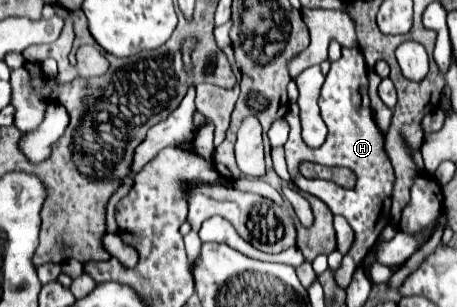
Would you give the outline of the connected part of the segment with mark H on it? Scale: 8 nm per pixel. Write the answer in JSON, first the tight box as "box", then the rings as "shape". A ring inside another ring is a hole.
{"box":[284,48,394,288],"shape":[[[342,48],[342,56],[340,56],[340,60],[332,62],[330,72],[328,72],[324,86],[320,88],[320,96],[318,96],[320,114],[328,126],[328,138],[320,148],[308,148],[304,144],[304,140],[300,136],[298,108],[290,106],[288,114],[286,114],[286,120],[290,124],[290,136],[288,136],[288,142],[284,144],[284,148],[286,148],[286,162],[288,162],[288,172],[290,172],[292,182],[302,192],[310,192],[310,194],[318,196],[320,200],[324,200],[332,214],[344,216],[356,234],[350,252],[342,260],[342,266],[334,272],[334,282],[338,288],[348,288],[350,276],[356,270],[356,262],[364,260],[366,250],[370,250],[374,246],[380,232],[388,226],[388,224],[382,224],[382,220],[390,218],[390,204],[392,204],[394,170],[392,170],[390,158],[384,152],[384,138],[376,130],[376,124],[372,122],[366,80],[368,80],[366,64],[364,64],[360,50],[358,48]],[[362,80],[364,80],[364,84],[362,84]],[[302,160],[310,160],[310,162],[324,164],[324,166],[346,166],[356,174],[358,182],[354,188],[342,193],[342,188],[336,186],[334,182],[302,178],[298,172],[298,164]]]}

